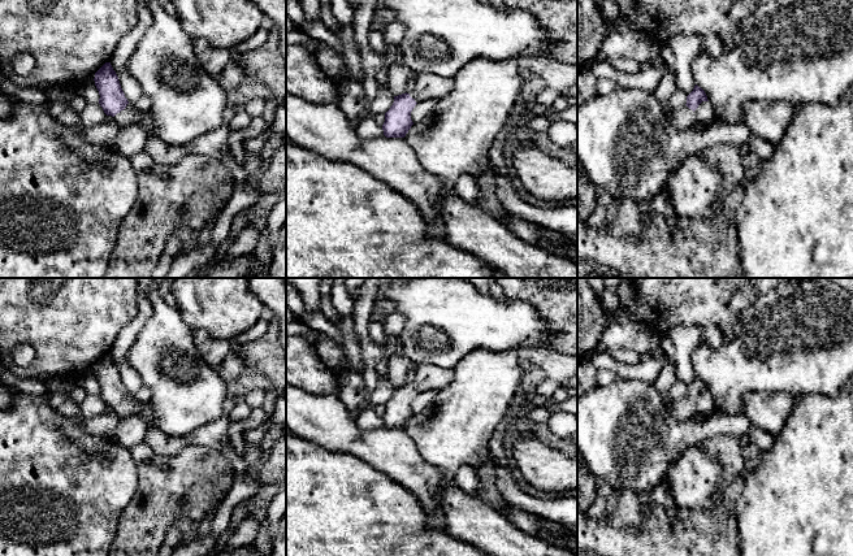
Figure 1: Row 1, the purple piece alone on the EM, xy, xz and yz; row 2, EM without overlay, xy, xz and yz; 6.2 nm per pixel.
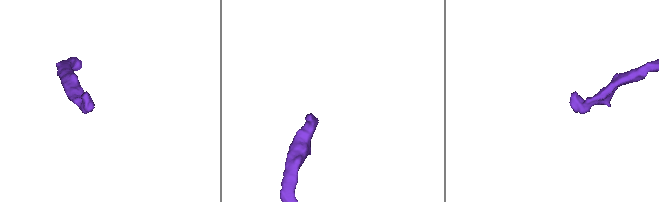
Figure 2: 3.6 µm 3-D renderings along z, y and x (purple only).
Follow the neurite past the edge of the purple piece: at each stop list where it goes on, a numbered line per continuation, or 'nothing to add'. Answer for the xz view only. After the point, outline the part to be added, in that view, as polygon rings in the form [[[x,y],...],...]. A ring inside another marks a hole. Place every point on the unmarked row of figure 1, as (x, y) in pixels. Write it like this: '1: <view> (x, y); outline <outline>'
1: xz (428, 377); outline [[[432,362],[416,365],[415,373],[415,381],[410,383],[410,387],[416,394],[430,390],[441,391],[453,381],[454,377],[453,369],[443,369]]]

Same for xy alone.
1: xy (130, 407); outline [[[127,395],[124,401],[114,407],[120,418],[137,417],[144,421],[147,429],[156,427],[155,408],[150,400],[139,401],[134,395]]]

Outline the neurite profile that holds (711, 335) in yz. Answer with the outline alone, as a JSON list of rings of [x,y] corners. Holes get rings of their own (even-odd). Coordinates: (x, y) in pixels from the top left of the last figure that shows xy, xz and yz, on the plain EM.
[[[710,322],[703,327],[701,339],[713,349],[718,349],[723,344],[724,336],[722,335],[716,323]]]

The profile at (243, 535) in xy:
[[[247,517],[234,530],[231,538],[226,543],[226,550],[234,551],[250,546],[256,538],[260,529],[260,520]]]

